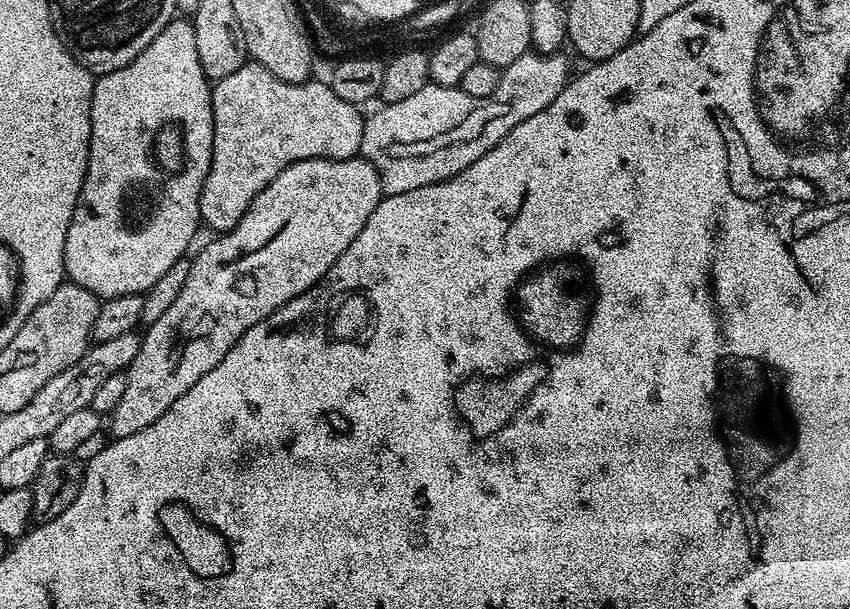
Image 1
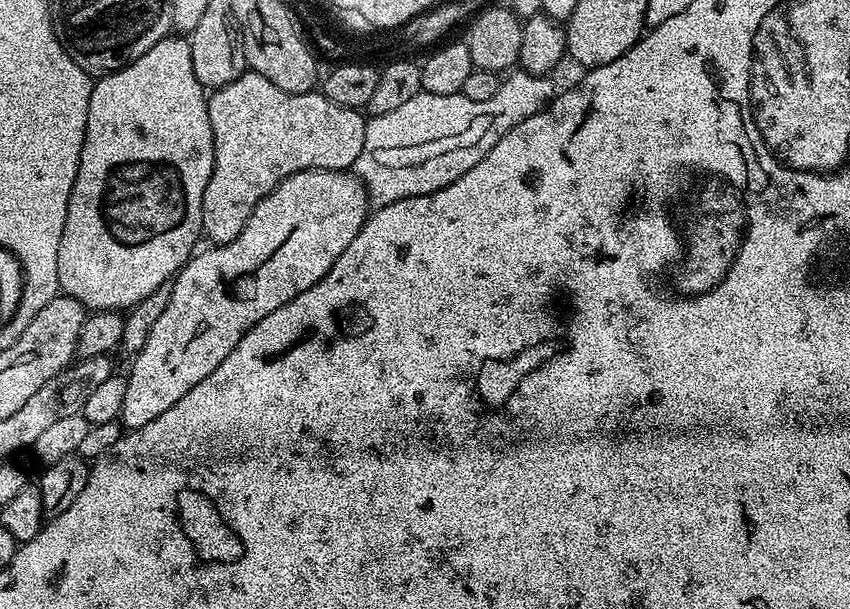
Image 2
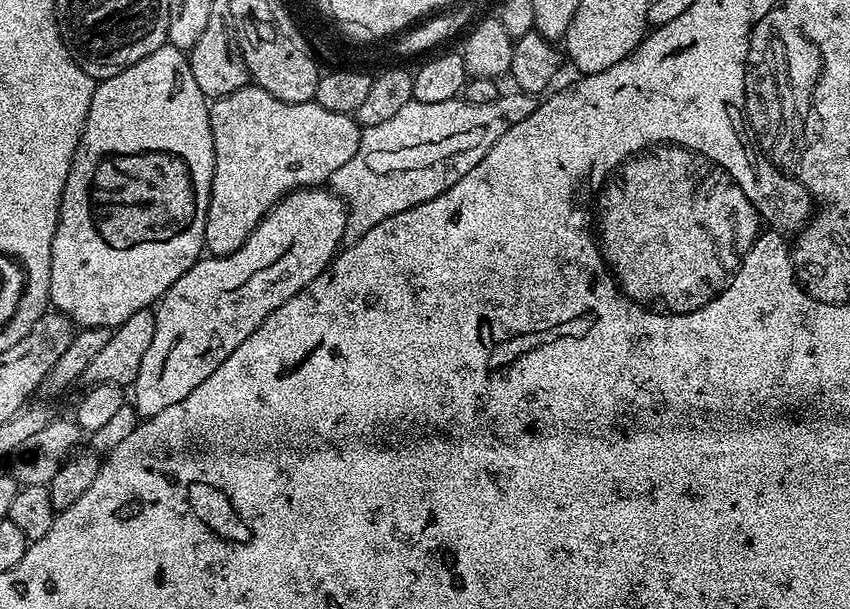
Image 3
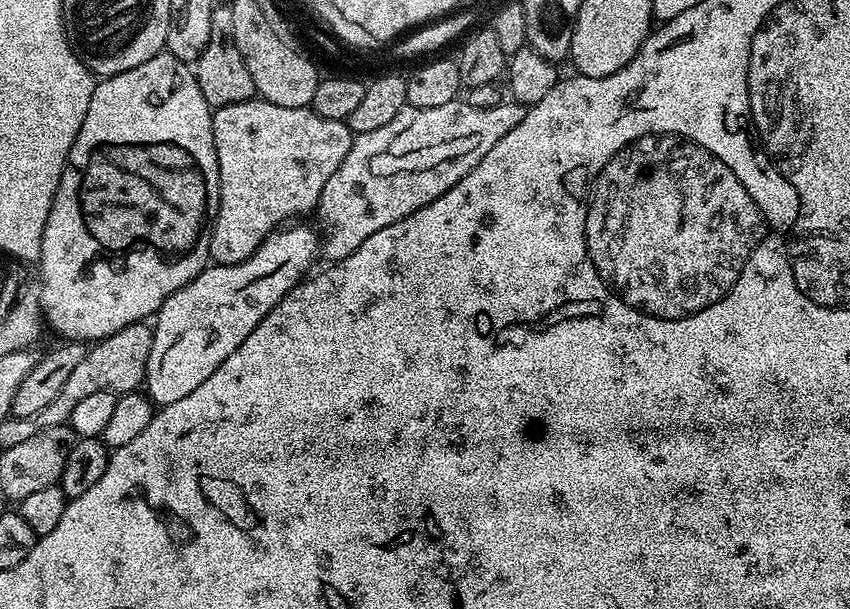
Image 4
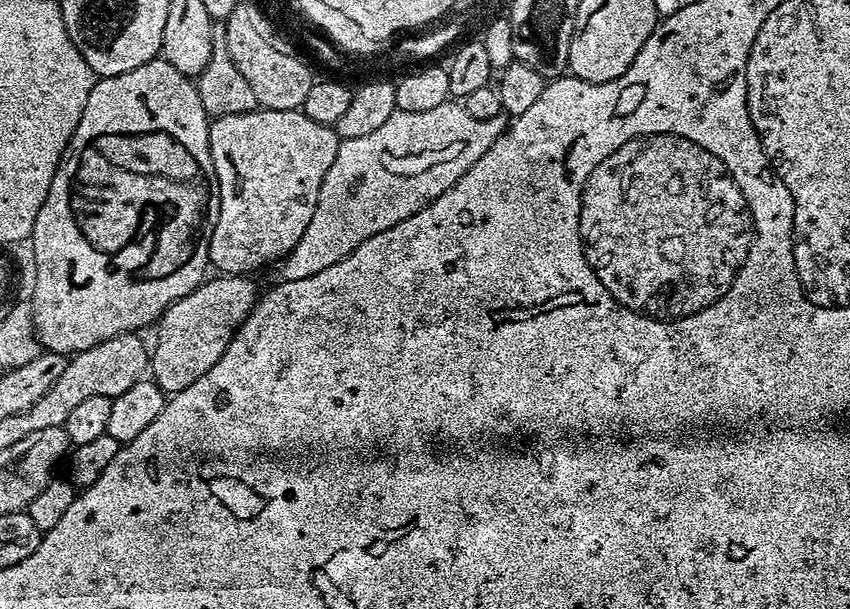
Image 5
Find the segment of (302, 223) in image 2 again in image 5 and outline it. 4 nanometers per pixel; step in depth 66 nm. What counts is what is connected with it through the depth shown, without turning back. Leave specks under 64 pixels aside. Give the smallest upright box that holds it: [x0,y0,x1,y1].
[150,274,258,394]

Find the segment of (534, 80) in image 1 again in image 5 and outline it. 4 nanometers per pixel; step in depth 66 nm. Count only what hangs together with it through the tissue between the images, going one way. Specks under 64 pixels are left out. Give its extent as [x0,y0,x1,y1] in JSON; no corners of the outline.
[279,102,505,279]

